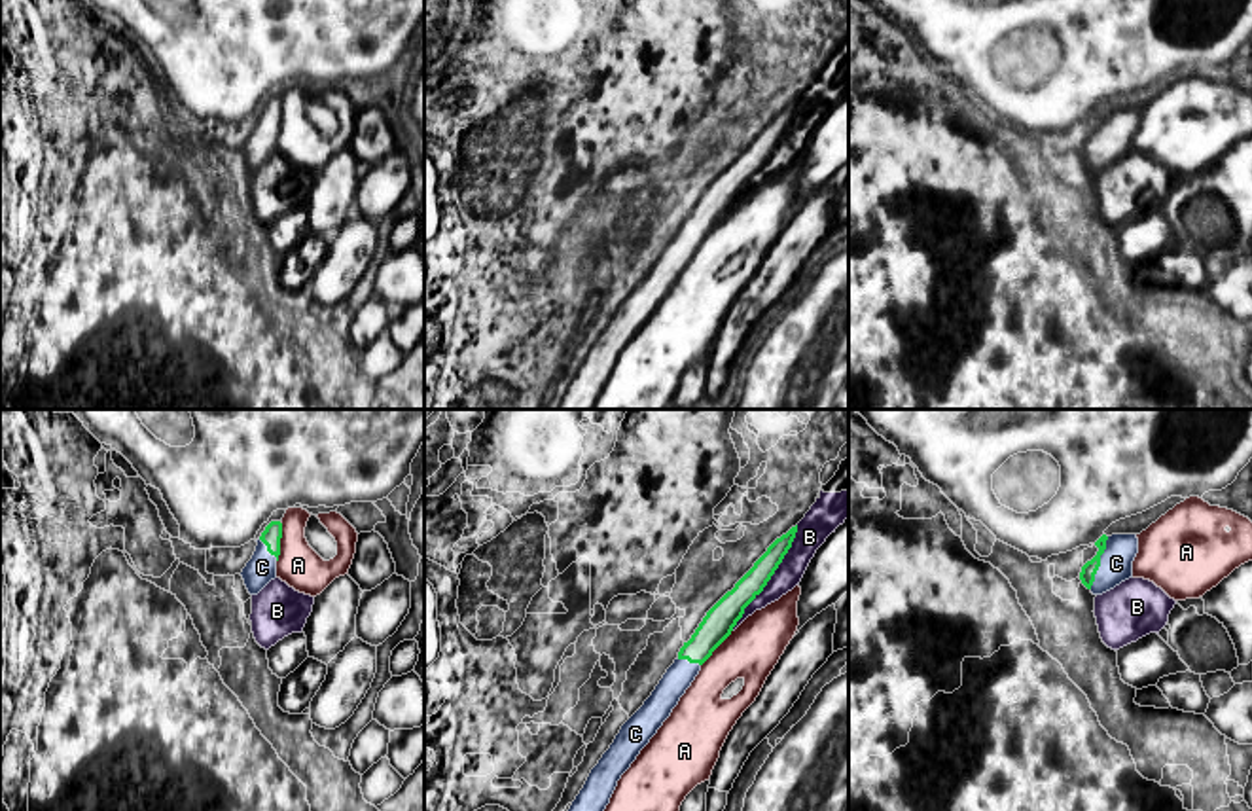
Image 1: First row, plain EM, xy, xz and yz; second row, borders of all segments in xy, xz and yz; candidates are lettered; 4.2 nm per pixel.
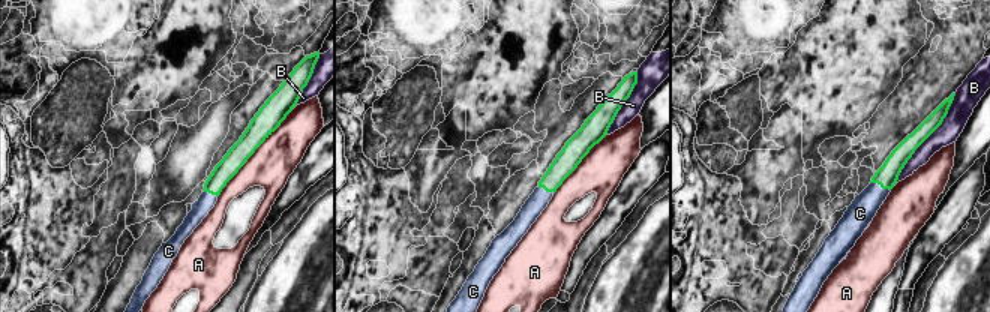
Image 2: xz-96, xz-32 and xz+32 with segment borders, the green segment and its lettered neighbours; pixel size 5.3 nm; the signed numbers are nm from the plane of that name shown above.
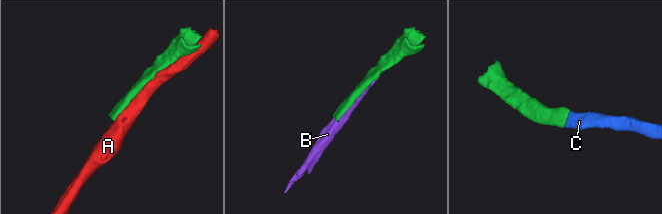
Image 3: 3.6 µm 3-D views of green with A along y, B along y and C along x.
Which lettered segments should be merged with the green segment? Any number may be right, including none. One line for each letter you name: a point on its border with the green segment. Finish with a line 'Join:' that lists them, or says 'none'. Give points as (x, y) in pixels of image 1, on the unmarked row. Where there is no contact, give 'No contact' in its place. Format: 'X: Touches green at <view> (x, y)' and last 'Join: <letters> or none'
C: Touches green at yz (1099, 139)
Join: C

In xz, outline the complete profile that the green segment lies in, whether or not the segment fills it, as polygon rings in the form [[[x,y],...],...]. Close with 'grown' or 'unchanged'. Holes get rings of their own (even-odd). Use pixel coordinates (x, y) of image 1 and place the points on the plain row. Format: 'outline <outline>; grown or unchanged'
outline [[[797,100],[777,114],[735,163],[706,188],[652,271],[621,301],[610,324],[591,345],[557,409],[593,409],[621,351],[671,292],[680,273],[699,250],[701,241],[731,210],[733,203],[742,193],[744,184],[763,167],[792,123],[796,108]]]; grown

